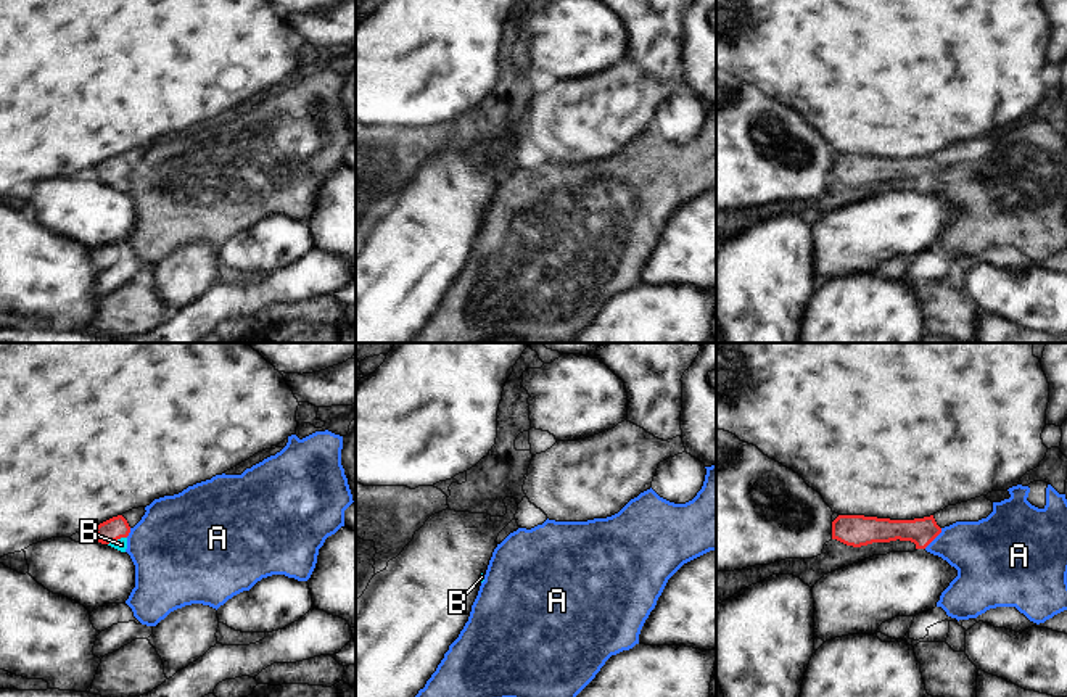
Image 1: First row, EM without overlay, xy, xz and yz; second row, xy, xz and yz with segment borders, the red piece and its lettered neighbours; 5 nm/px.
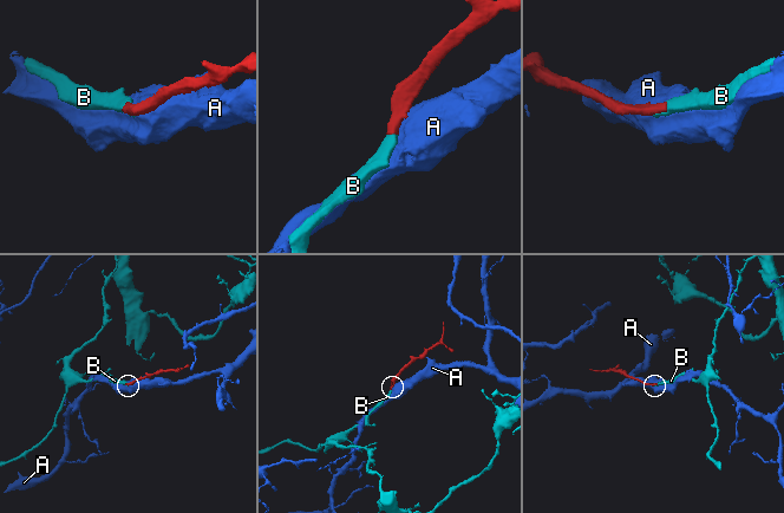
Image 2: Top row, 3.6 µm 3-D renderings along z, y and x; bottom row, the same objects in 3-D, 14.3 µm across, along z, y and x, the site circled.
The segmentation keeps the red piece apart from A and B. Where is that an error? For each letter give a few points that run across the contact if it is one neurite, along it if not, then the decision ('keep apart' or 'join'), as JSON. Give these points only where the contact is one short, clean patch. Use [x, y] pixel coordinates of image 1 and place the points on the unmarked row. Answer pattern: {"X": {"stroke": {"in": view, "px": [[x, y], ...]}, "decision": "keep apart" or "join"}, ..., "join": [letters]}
{"A": {"stroke": {"in": "yz", "px": [[942, 168], [924, 187]]}, "decision": "keep apart"}, "B": {"stroke": {"in": "xy", "px": [[115, 168], [116, 179], [121, 184]]}, "decision": "join"}, "join": ["B"]}

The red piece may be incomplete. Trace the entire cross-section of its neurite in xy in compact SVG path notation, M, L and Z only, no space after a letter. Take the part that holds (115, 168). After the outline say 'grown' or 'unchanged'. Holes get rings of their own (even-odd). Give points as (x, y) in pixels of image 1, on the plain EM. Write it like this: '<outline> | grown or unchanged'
M122 155L113 156L98 166L95 166L97 179L101 184L108 184L121 192L127 188L127 175L130 166Z | grown

